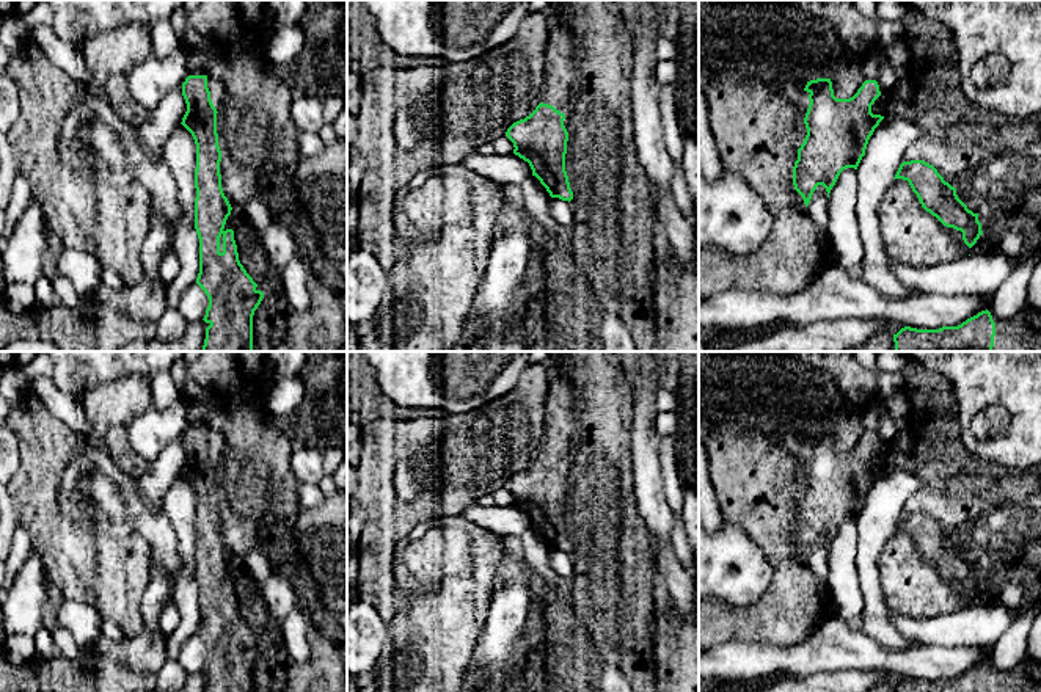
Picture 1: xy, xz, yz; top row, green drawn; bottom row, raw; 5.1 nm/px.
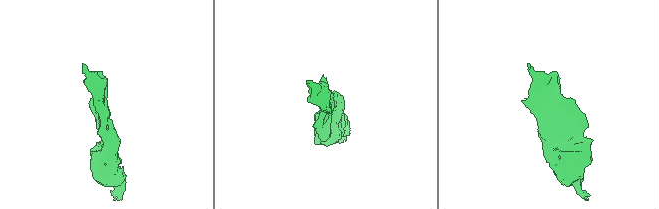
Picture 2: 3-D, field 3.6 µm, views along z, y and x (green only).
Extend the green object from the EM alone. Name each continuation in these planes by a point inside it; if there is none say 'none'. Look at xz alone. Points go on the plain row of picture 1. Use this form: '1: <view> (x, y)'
1: xz (561, 438)

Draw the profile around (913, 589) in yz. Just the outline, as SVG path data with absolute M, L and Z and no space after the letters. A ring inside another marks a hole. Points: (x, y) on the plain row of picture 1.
M893 530L879 554L878 570L887 607L893 615L926 621L950 615L969 606L995 599L984 584L969 599L962 584L944 577L926 563L908 532Z

